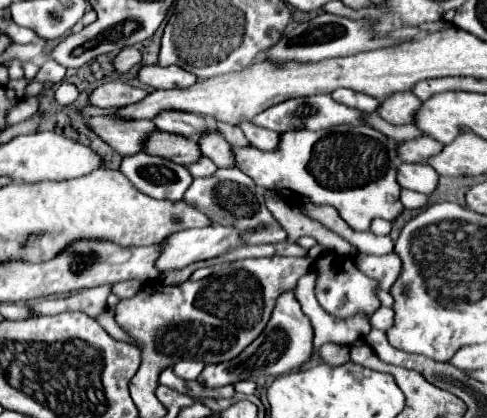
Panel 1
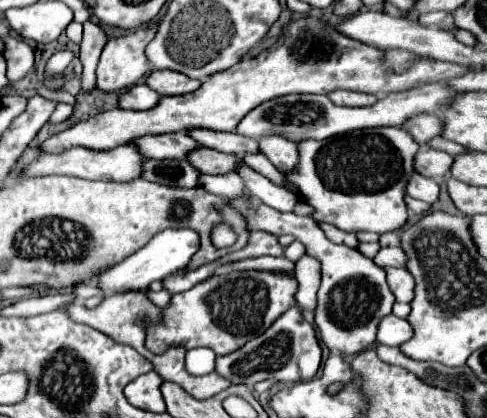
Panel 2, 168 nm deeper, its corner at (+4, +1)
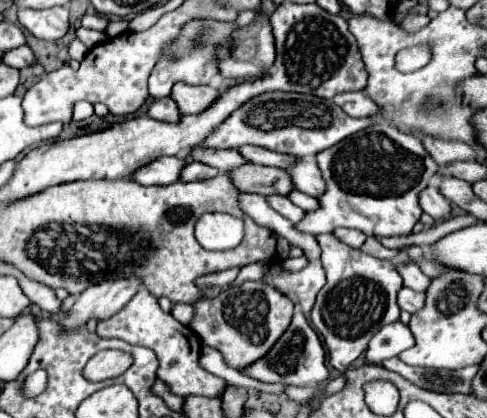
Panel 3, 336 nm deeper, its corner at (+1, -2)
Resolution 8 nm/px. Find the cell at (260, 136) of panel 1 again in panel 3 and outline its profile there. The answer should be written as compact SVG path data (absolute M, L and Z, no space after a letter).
M299 158L297 166L291 166L291 170L287 170L287 172L291 174L297 190L301 190L313 198L319 198L325 192L325 180L315 162L307 162L307 160Z

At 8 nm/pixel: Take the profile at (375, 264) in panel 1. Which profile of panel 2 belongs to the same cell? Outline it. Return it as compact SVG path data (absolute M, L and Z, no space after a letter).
M384 267L384 271L386 271L388 285L390 285L390 291L394 293L396 301L410 303L412 295L414 295L414 279L412 279L412 275L402 267Z

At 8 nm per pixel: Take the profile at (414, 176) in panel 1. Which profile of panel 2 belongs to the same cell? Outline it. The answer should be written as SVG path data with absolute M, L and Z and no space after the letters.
M414 173L408 181L408 187L406 187L406 193L414 199L422 199L426 203L434 203L438 199L438 193L440 193L440 185L430 179L430 177L424 177L424 175L418 175Z

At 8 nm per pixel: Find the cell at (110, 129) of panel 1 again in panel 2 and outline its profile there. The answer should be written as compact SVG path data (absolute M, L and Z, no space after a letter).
M184 131L164 135L142 135L136 137L130 145L134 145L140 155L146 155L148 159L184 159L188 151L200 147Z

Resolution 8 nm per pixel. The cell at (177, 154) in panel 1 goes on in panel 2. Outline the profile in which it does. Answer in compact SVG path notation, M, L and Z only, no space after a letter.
M198 147L194 151L188 153L186 161L198 169L200 173L228 173L236 169L236 155L228 155L228 153L220 153L208 147Z

